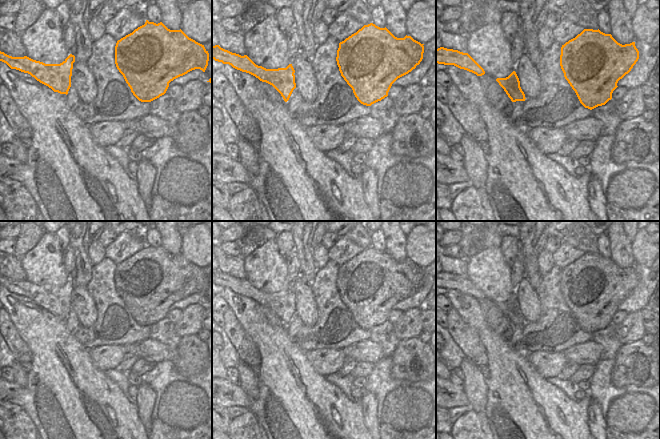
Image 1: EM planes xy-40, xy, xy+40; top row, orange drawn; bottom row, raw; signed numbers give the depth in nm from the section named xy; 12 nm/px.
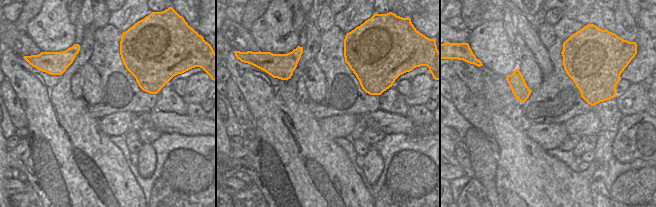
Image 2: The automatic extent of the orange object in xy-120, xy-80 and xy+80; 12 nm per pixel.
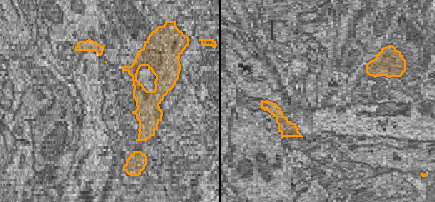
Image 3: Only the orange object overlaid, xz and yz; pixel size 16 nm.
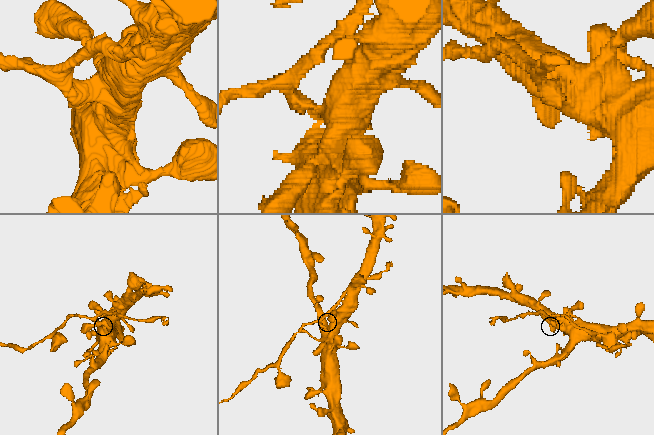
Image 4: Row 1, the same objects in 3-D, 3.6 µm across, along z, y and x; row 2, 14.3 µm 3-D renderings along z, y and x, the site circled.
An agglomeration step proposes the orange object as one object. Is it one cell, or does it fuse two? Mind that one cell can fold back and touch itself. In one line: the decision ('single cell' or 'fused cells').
fused cells

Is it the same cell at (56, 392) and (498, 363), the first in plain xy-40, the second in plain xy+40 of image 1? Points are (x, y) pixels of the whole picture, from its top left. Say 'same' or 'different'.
same

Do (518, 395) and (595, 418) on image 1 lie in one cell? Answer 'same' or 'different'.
different

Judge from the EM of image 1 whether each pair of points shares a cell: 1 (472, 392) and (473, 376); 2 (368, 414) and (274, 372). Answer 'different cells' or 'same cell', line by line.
1: same cell
2: different cells

